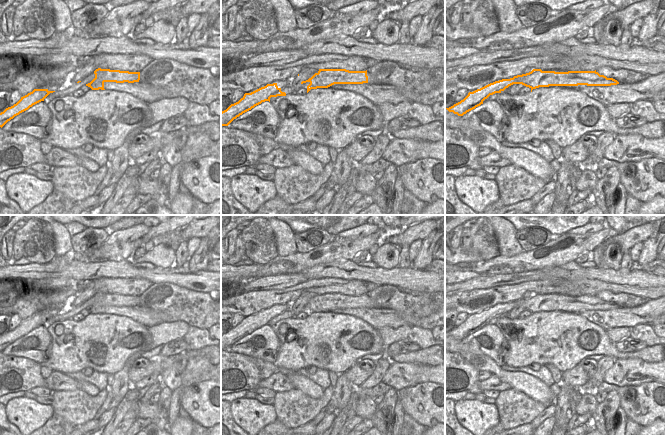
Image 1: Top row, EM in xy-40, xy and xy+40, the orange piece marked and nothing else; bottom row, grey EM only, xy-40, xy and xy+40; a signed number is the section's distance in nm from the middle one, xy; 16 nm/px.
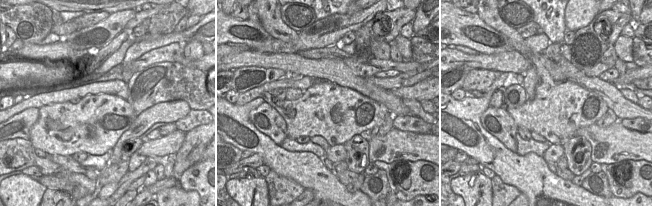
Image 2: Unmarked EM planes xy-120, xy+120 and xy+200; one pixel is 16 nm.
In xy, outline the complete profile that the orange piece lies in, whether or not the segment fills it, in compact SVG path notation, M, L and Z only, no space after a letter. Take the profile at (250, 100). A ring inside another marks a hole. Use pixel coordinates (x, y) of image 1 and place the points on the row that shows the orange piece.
M277 83L267 84L251 93L245 93L236 103L231 104L221 112L221 127L228 126L234 119L251 110L262 102L269 101L271 97L286 96L285 92L277 86Z

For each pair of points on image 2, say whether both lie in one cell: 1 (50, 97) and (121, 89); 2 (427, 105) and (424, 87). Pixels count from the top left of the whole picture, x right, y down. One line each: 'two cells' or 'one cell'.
1: one cell
2: two cells

